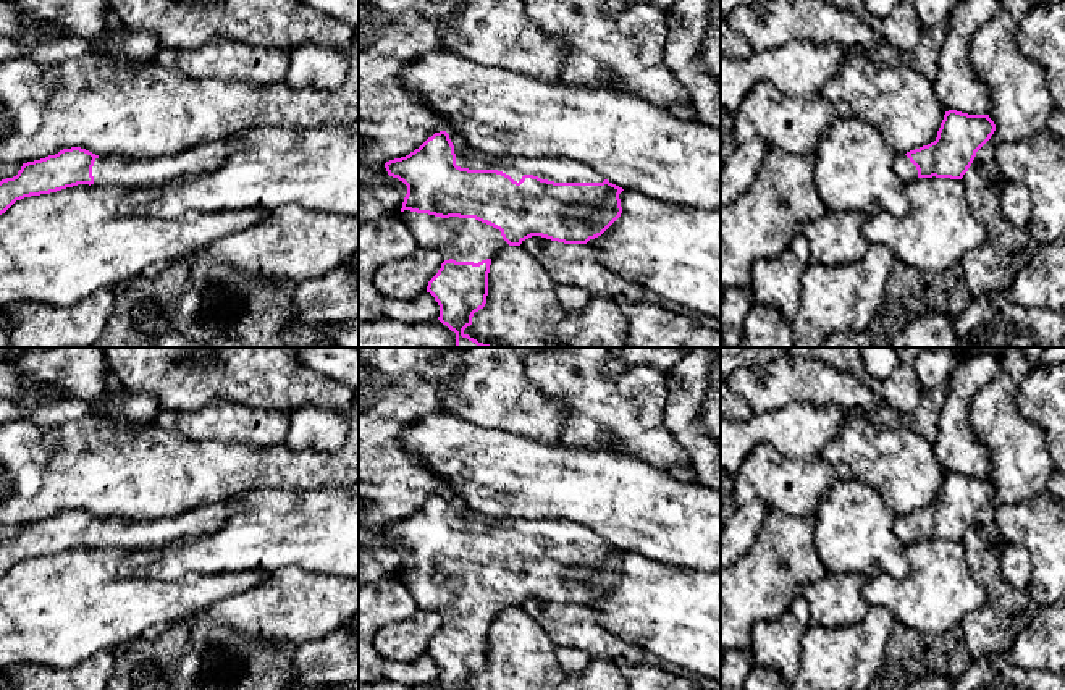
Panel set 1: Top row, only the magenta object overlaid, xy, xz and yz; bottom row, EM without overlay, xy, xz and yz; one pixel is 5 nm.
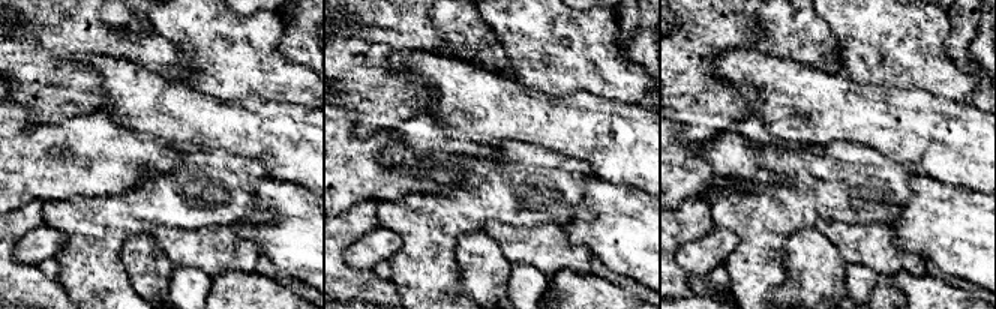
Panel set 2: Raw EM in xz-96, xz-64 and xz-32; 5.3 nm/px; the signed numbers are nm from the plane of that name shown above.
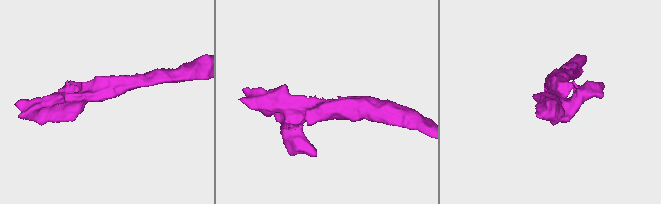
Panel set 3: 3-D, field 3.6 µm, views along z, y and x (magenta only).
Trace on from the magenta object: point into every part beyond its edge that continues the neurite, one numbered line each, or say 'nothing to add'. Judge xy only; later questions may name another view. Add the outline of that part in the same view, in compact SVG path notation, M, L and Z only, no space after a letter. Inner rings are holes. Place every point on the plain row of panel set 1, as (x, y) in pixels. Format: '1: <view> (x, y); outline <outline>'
1: xy (204, 519); outline M202 504L175 517L149 520L99 519L92 528L94 545L100 548L154 549L173 540L189 540L225 527L238 504Z

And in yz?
1: yz (905, 532); outline M895 515L895 519L894 519L894 533L897 535L897 538L903 545L908 545L908 543L918 540L916 528L910 524L910 520L905 515Z

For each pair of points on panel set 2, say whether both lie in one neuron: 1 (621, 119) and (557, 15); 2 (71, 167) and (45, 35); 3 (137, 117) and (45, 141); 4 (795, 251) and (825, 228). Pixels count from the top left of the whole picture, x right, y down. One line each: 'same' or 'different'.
1: different
2: different
3: different
4: different

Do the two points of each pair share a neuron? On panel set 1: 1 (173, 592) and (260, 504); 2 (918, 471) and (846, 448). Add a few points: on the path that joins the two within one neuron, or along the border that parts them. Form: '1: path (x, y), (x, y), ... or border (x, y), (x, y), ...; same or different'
1: border (231, 572), (188, 572), (172, 579), (155, 579); different
2: path (900, 466), (878, 459), (863, 448); same

